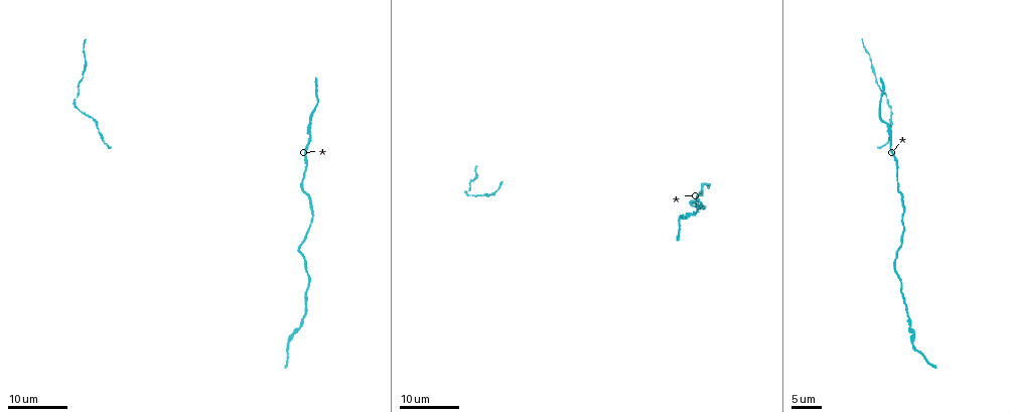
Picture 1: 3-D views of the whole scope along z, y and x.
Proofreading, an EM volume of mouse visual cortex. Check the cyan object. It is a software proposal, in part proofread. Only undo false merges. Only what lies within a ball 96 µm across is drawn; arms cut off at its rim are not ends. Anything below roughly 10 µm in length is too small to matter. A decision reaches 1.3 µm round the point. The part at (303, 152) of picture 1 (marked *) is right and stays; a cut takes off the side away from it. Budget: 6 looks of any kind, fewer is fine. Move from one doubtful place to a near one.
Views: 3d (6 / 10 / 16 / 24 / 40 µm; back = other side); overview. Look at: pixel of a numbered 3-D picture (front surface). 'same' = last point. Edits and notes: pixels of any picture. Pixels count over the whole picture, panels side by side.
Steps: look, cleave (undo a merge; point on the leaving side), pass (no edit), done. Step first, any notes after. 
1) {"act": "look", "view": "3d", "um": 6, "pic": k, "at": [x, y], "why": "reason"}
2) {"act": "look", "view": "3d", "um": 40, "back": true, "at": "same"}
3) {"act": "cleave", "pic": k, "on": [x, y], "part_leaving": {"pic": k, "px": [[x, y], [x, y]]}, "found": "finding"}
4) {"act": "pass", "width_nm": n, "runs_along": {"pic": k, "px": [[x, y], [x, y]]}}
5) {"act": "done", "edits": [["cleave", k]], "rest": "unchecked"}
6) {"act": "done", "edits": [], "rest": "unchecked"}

{"act": "look", "view": "3d", "um": 16, "pic": 1, "at": [879, 112]}

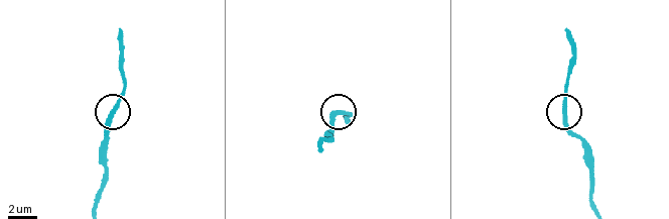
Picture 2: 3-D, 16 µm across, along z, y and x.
{"act": "look", "view": "3d", "um": 10, "pic": 2, "at": [338, 113], "why": "closer look"}

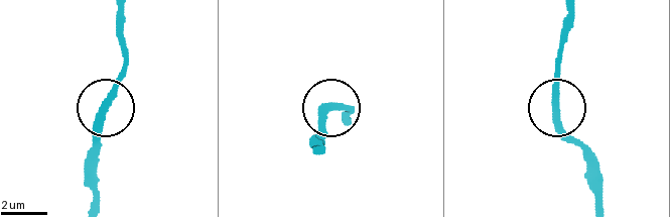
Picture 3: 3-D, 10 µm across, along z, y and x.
{"act": "look", "view": "3d", "um": 6, "pic": 3, "at": [105, 106], "why": "closer look"}

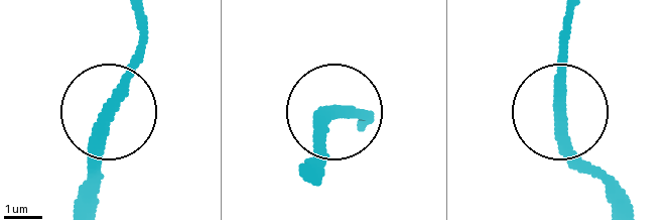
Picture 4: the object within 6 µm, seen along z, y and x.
{"act": "pass", "runs_along": {"pic": 4, "px": [[622, 203], [567, 135], [557, 97], [563, 23]]}, "found": "continuous, no second neuron"}

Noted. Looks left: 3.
{"act": "look", "view": "3d", "um": 16, "pic": 1, "at": [482, 194], "why": "sudden change in width"}

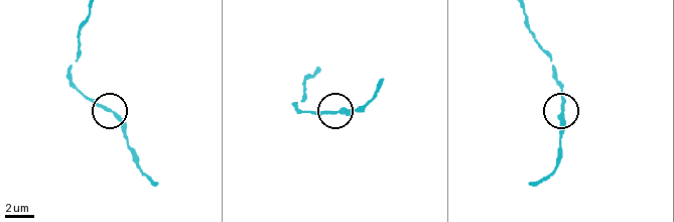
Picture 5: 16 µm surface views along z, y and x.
{"act": "look", "view": "3d", "um": 10, "pic": 5, "at": [331, 112], "why": "closer look"}

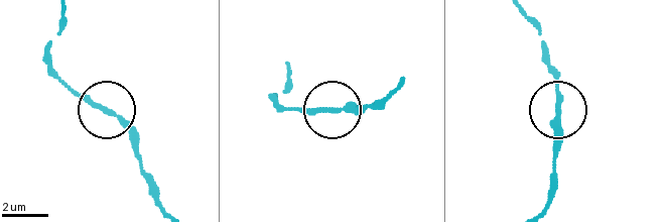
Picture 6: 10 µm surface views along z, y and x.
{"act": "pass", "found": "continuous, no second neuron"}

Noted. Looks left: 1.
{"act": "done", "edits": [], "rest": "unchecked"}

